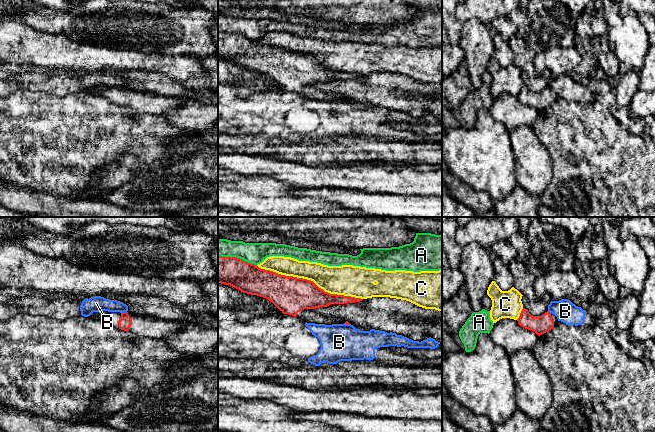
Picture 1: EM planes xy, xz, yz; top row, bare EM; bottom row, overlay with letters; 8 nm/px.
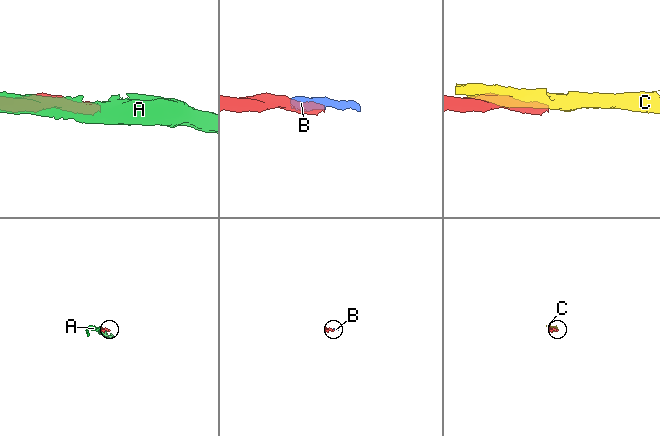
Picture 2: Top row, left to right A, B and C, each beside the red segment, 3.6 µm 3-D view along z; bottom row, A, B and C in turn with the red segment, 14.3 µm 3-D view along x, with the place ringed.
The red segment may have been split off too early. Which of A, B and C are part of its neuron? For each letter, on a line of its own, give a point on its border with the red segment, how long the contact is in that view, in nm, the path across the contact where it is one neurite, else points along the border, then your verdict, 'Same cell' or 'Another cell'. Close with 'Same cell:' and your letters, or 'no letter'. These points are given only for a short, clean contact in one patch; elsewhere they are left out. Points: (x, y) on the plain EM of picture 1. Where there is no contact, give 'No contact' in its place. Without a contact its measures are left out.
A: Touches red at xz (236, 33). Shared border 320 nm. Another cell
B: Touches red at xy (123, 88). Shared border 50 nm. Boundary: xy (126, 87), (121, 89). Another cell
C: Touches red at xz (309, 56). Shared border 900 nm. Another cell
Same cell: no letter

